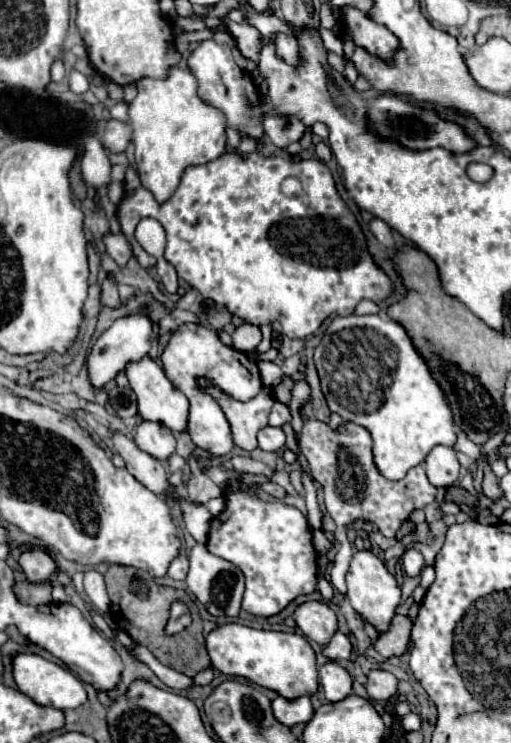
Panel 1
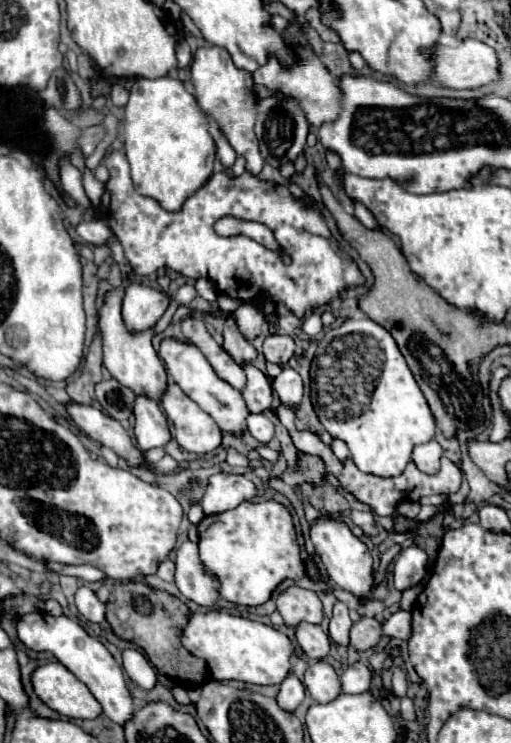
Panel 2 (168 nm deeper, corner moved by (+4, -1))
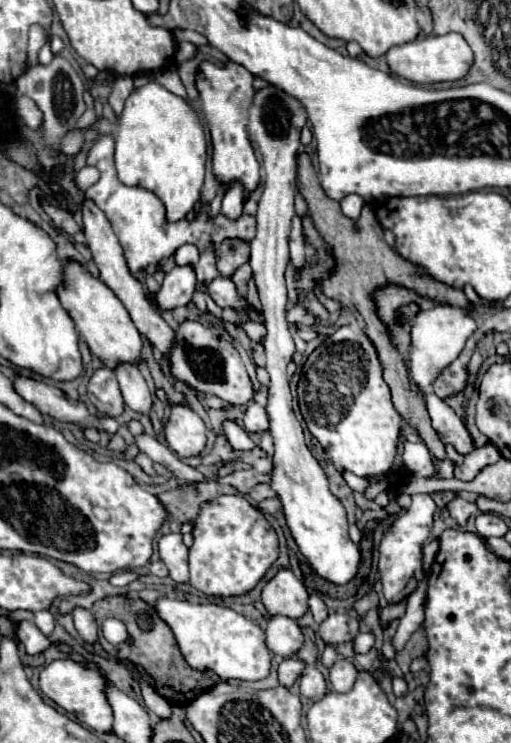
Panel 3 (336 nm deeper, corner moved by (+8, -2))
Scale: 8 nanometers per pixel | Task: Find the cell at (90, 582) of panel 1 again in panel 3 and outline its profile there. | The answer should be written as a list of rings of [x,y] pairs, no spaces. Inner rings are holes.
[[[77,608],[77,610],[73,612],[73,622],[75,622],[75,630],[79,632],[79,636],[81,636],[85,642],[89,642],[89,644],[97,642],[99,628],[97,628],[97,624],[95,624],[95,620],[93,620],[93,616],[91,616],[89,610]]]

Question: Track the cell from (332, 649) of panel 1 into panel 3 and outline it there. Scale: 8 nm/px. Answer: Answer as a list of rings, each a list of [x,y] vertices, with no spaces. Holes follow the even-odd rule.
[[[269,616],[265,626],[265,644],[273,654],[289,658],[303,646],[303,634],[299,624],[287,616]]]

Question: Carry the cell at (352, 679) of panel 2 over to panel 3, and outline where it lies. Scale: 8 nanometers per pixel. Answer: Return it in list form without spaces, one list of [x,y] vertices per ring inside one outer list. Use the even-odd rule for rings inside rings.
[[[337,660],[329,668],[329,684],[335,692],[349,692],[357,680],[357,670],[349,660]]]

